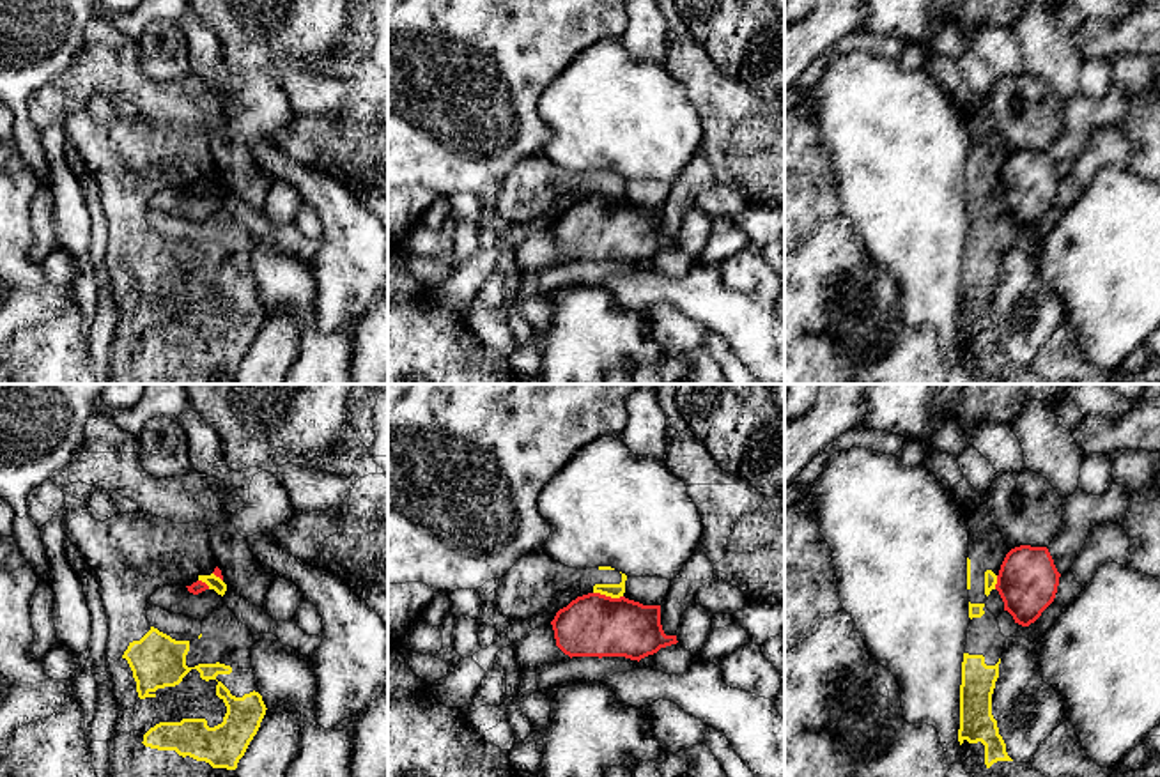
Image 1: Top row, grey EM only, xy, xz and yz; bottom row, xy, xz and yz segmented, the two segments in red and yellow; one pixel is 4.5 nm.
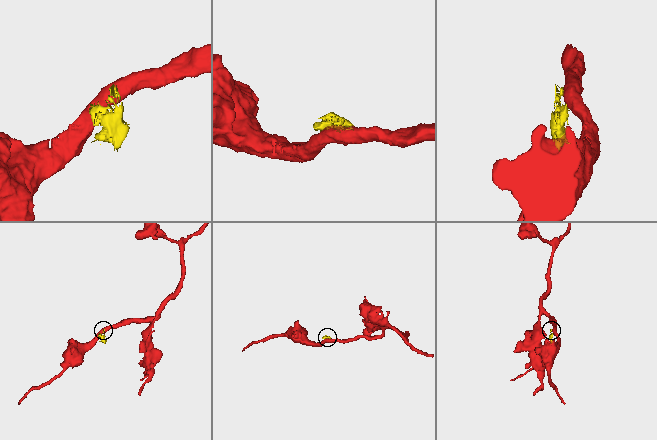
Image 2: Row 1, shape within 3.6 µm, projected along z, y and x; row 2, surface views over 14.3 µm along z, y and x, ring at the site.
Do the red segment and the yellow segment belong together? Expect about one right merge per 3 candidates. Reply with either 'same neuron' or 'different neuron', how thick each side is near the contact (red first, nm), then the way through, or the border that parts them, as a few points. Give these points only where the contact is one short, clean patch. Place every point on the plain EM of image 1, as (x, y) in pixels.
different neuron; calibres 280 and 60 nm; border xz (594, 195), (622, 200)

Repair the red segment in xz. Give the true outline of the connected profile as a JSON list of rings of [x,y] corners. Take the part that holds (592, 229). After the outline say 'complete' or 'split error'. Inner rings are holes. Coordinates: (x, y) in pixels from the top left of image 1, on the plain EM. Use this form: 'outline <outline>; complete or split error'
outline [[[588,196],[560,212],[551,225],[556,250],[572,260],[625,260],[641,264],[677,248],[661,228],[661,209],[625,200]]]; complete

